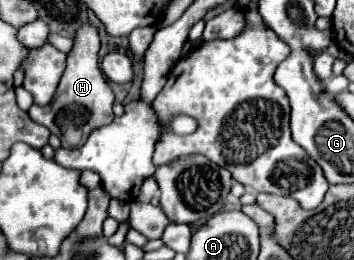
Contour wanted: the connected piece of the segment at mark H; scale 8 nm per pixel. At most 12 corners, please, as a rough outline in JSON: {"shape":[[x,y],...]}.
{"shape":[[98,28],[74,34],[54,100],[30,118],[80,146],[114,120]]}

